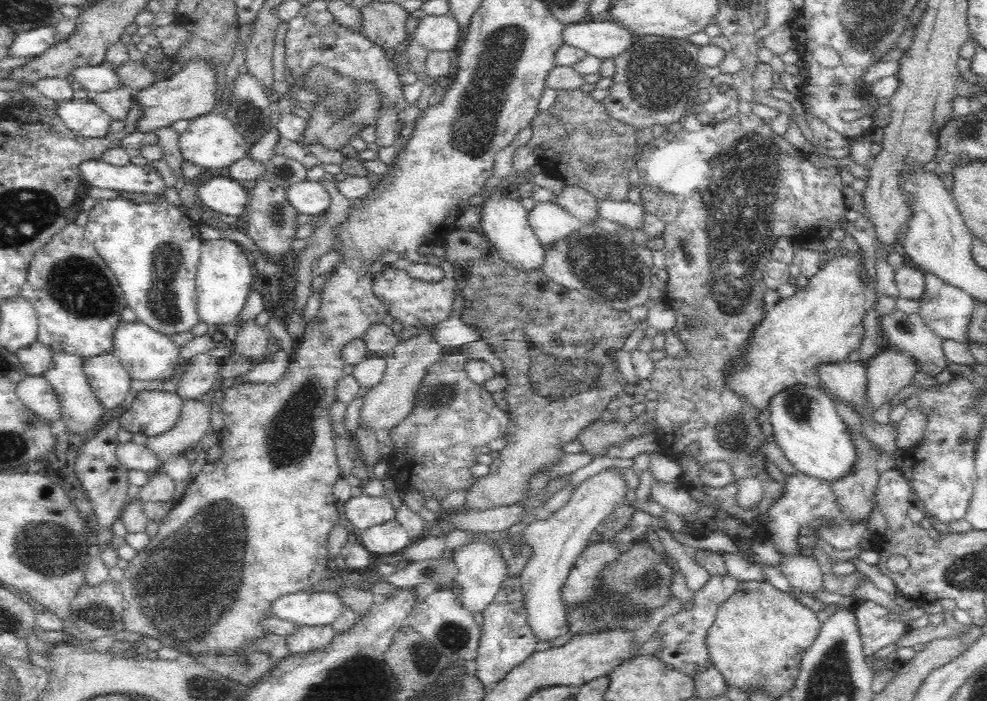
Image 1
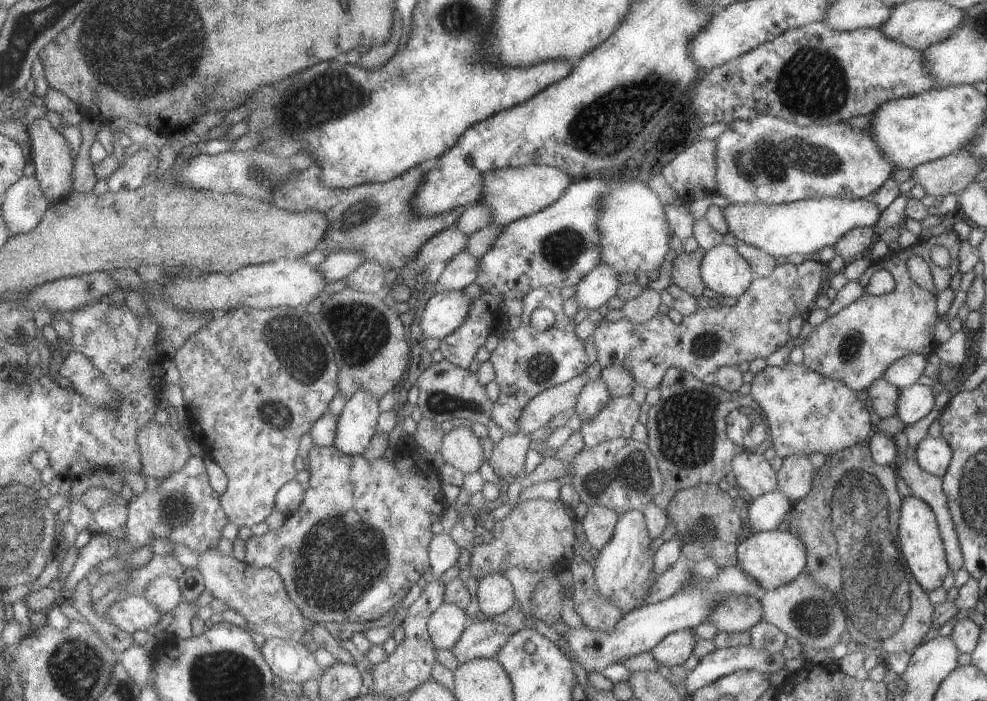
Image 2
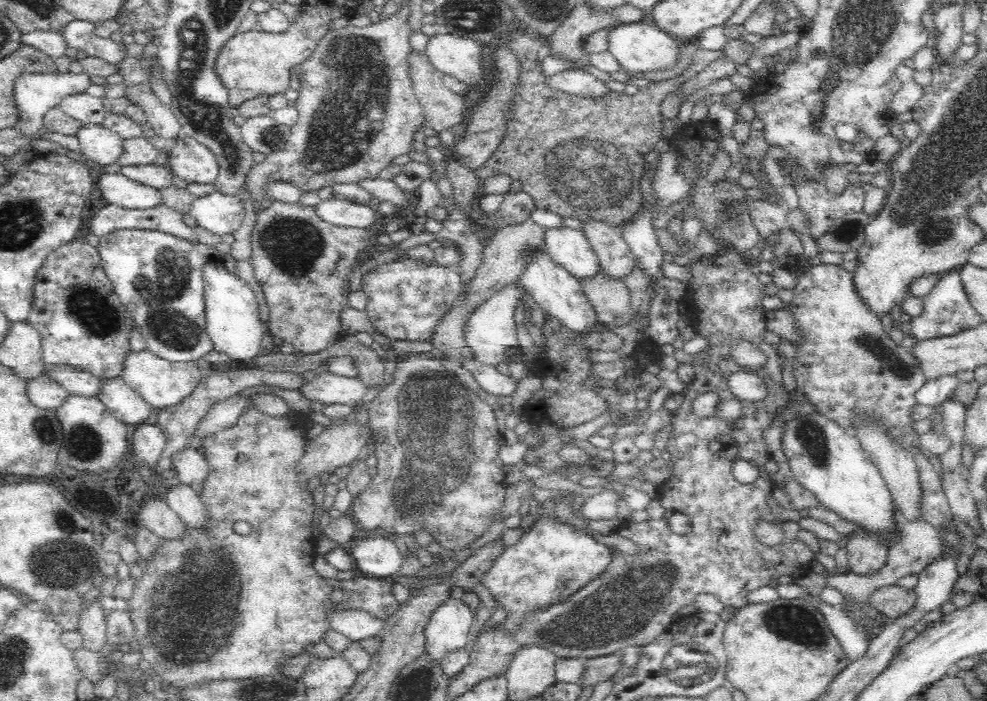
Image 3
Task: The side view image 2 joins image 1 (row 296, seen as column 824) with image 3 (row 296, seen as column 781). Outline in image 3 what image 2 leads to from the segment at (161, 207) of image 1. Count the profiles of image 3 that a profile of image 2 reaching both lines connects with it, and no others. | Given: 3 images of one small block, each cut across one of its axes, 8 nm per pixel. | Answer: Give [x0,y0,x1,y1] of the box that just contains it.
[96,228,213,361]

